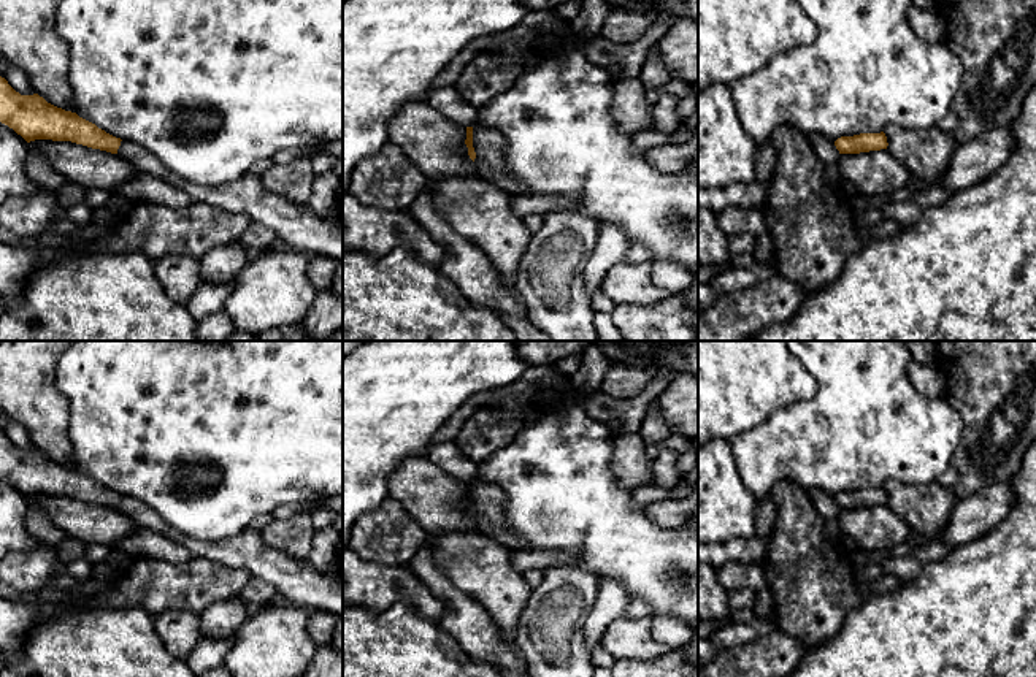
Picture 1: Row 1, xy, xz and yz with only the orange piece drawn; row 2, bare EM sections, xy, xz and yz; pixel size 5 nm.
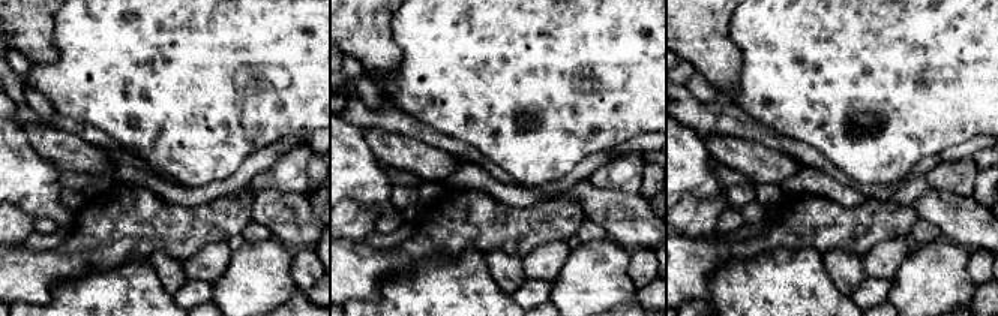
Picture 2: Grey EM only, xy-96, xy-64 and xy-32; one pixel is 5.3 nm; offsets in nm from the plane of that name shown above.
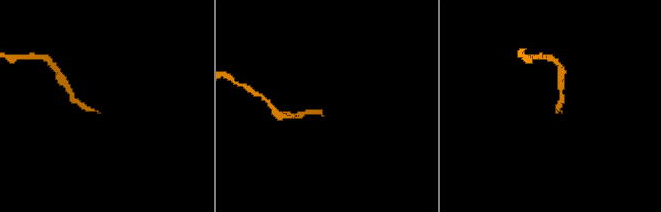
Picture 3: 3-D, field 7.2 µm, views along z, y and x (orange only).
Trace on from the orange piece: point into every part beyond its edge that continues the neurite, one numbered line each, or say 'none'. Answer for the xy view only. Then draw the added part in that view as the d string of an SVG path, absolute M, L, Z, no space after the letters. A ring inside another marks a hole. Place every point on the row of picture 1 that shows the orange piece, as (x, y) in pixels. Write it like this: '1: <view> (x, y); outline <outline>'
1: xy (297, 227); outline M121 141L117 155L140 173L157 176L184 190L194 201L244 214L251 222L273 230L281 246L343 263L343 222L322 219L306 203L294 203L268 192L259 174L249 171L232 184L216 187L197 186L171 173L154 154L135 143Z

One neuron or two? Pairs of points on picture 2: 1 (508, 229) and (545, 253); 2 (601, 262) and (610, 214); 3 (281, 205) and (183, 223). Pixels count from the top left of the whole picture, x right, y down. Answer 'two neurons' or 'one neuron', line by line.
1: two neurons
2: two neurons
3: two neurons

